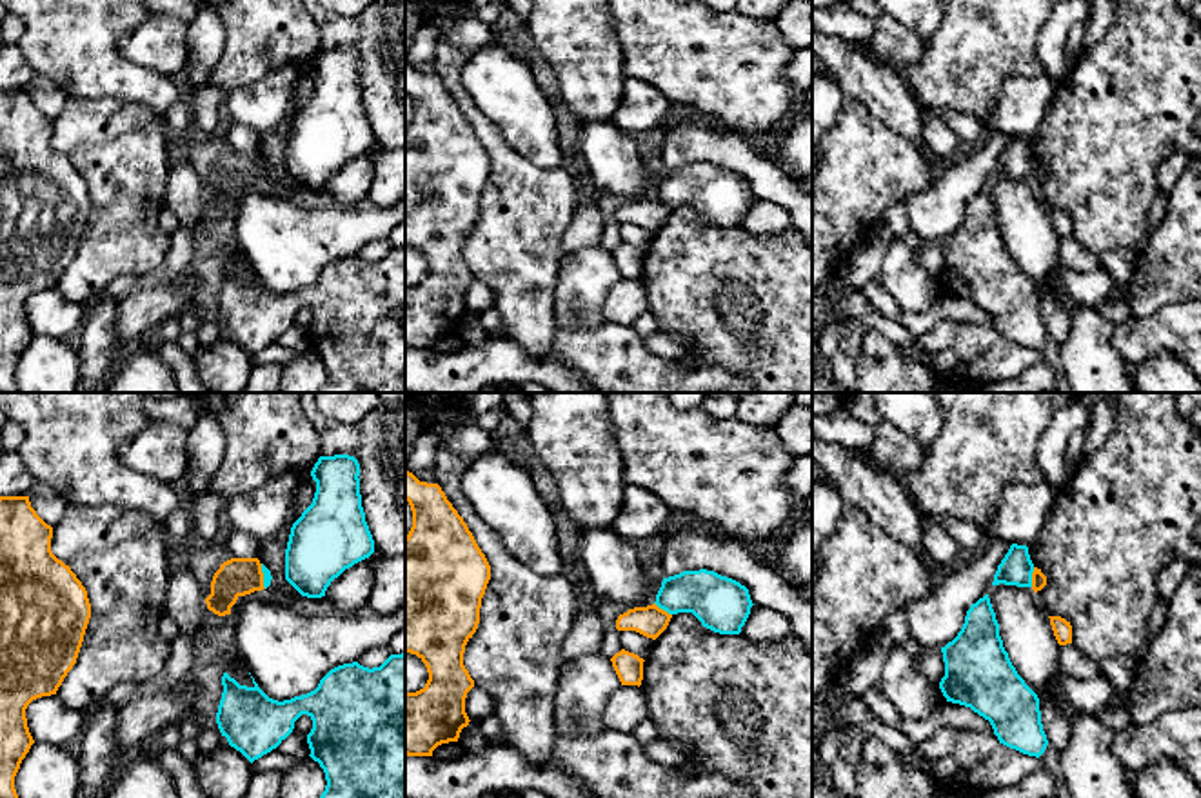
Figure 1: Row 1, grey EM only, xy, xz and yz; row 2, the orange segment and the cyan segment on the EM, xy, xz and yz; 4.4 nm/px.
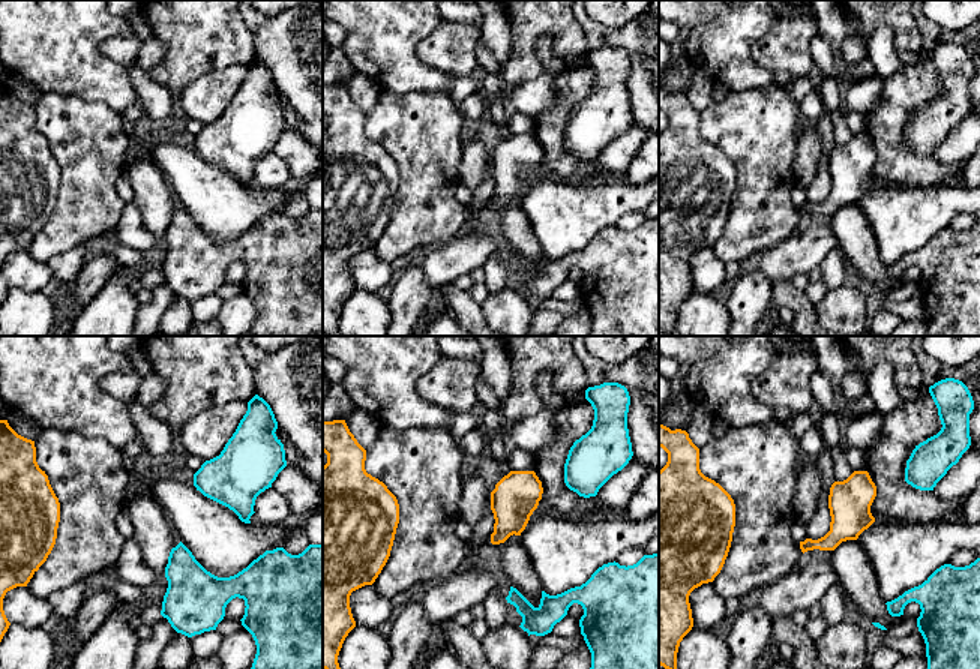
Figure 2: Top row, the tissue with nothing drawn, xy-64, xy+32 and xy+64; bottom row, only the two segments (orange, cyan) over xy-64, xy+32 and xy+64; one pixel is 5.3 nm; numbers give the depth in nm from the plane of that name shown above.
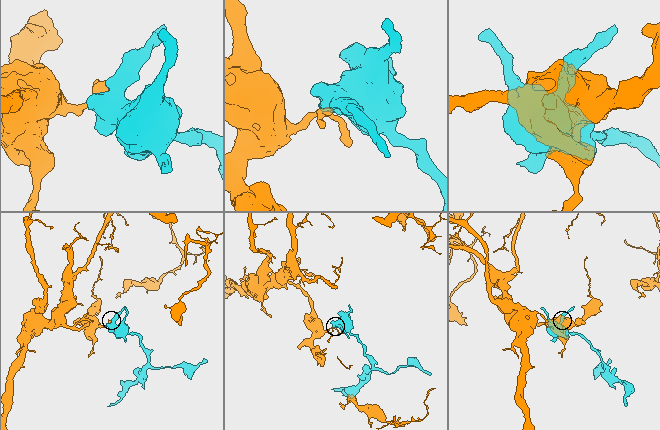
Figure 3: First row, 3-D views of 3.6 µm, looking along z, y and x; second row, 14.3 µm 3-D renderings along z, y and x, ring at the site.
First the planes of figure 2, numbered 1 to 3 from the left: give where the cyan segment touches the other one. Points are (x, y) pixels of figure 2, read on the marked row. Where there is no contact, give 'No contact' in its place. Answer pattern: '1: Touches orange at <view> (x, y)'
1: No contact
2: No contact
3: No contact

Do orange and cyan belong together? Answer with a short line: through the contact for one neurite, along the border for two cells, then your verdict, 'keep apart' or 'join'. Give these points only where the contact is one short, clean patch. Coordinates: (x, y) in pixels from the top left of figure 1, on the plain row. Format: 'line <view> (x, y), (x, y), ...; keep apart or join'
line yz (1034, 160), (1031, 179); keep apart

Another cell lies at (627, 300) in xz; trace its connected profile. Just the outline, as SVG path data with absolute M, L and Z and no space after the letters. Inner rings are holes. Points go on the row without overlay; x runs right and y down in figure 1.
M621 278L609 289L601 316L605 322L632 325L647 311L649 304L643 282L638 278Z

